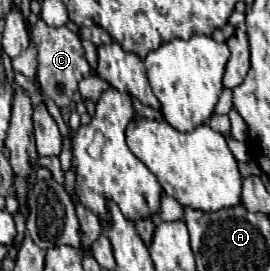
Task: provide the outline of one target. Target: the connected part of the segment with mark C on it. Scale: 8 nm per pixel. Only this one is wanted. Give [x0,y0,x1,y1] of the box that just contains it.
[32,20,94,108]

